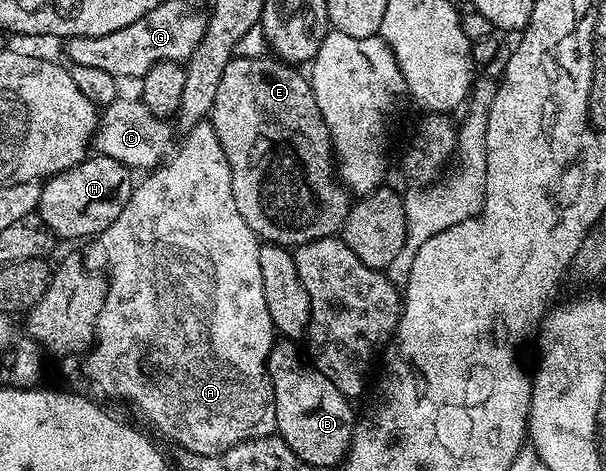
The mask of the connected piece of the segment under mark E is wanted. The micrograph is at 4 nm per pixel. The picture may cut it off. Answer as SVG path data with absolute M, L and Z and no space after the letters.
M233 57L222 73L208 118L222 145L222 153L226 153L226 161L230 161L234 205L242 213L242 221L265 244L289 249L339 236L350 206L349 192L338 182L326 121L319 112L309 80L296 71L299 70L295 66L275 57Z

